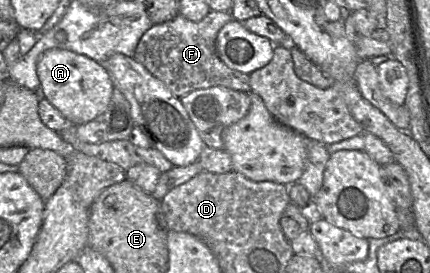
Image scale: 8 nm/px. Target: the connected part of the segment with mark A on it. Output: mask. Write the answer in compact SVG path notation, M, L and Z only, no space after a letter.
M64 48L44 52L37 63L39 93L47 99L70 124L85 124L102 113L110 103L113 82L103 64L86 55Z

